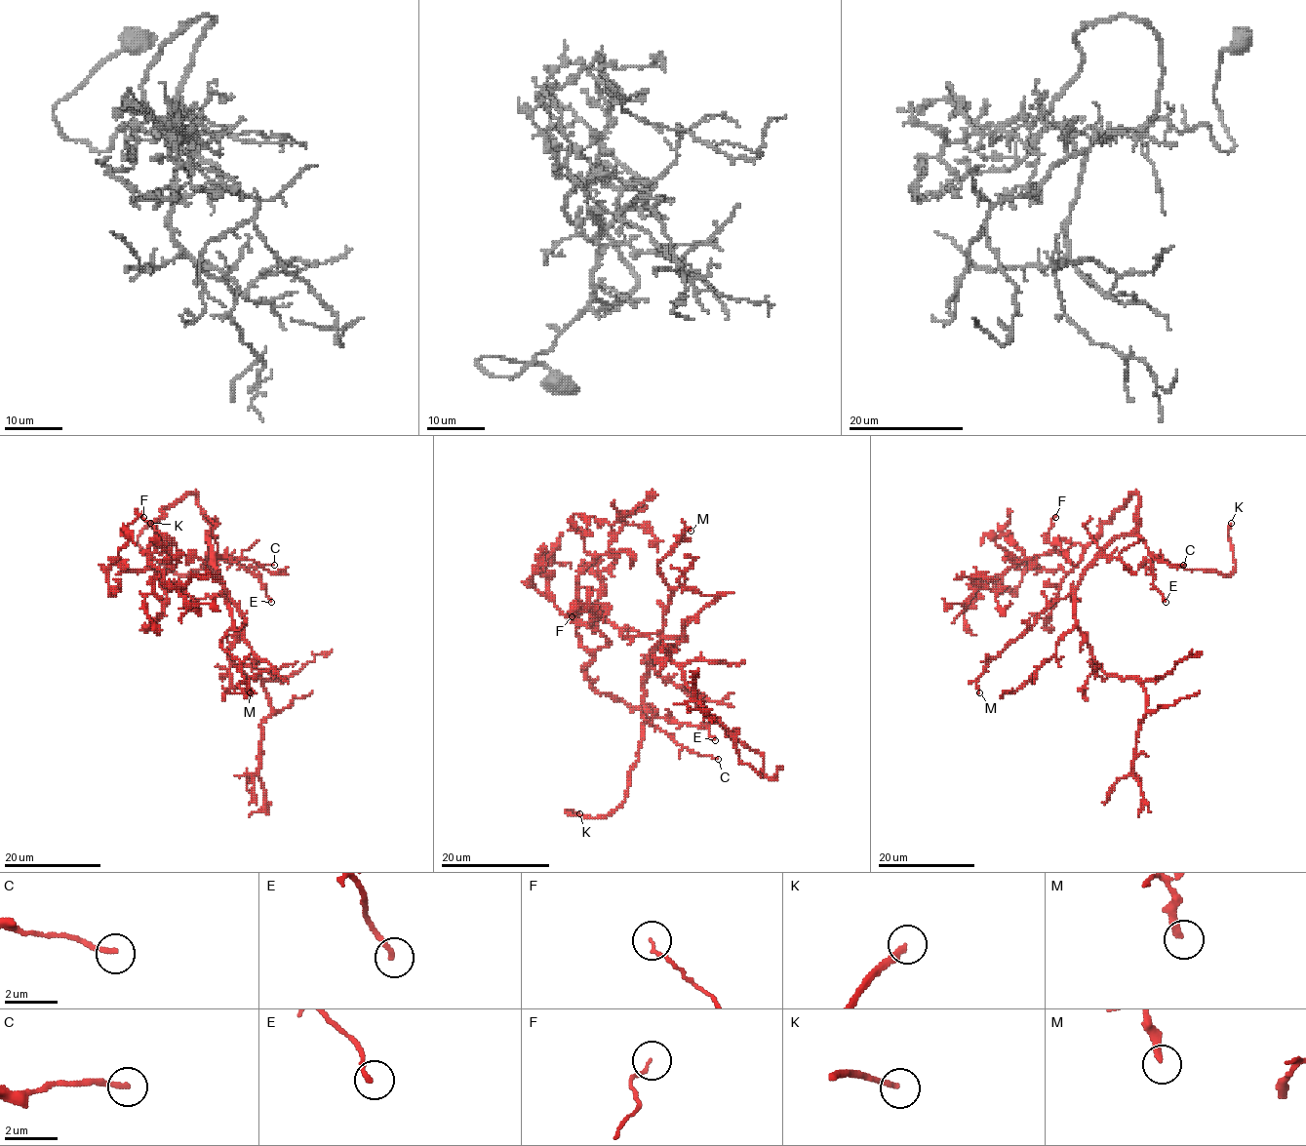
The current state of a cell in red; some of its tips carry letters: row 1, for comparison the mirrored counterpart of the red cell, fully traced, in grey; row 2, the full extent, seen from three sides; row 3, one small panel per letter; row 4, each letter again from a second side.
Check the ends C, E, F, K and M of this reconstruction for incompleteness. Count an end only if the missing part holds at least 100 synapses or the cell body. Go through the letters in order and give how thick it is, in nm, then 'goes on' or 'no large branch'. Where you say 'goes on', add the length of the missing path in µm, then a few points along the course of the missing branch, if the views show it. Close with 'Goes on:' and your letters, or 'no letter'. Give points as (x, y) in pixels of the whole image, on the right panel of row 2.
C: 200 nm thick; no large branch
E: 190 nm thick; no large branch
F: 100 nm thick; no large branch
K: 240 nm thick; goes on; about 20 µm are missing; missing branch runs (1231, 523), (1226, 496), (1214, 490), (1210, 480), (1195, 480), (1197, 478)
M: 280 nm thick; no large branch
Goes on: K

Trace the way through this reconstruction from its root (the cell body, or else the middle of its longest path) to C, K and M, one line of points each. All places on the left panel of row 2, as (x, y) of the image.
C: (209, 538), (211, 559), (233, 560), (244, 567), (274, 565)
K: (209, 538), (205, 564), (199, 570), (180, 576), (150, 558), (138, 543), (139, 533), (150, 523)
M: (209, 538), (212, 565), (218, 572), (233, 618), (220, 645), (241, 662), (250, 692)

